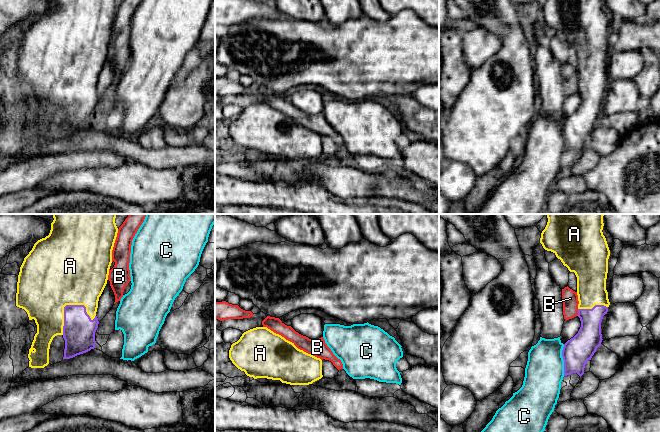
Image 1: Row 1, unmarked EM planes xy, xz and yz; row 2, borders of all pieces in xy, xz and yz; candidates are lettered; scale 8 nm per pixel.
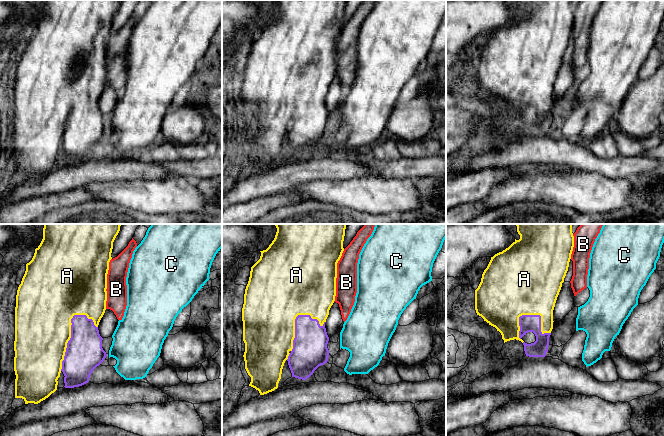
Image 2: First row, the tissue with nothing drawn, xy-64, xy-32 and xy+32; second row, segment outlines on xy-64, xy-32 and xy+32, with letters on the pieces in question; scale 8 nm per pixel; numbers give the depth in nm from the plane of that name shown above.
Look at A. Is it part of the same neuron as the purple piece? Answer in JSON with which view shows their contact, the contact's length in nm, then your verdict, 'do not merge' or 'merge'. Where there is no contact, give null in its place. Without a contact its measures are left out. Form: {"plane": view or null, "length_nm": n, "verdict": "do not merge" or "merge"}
{"plane": "xy", "length_nm": 320, "verdict": "merge"}

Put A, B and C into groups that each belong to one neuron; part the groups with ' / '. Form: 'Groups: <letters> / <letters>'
Groups: A / B / C

